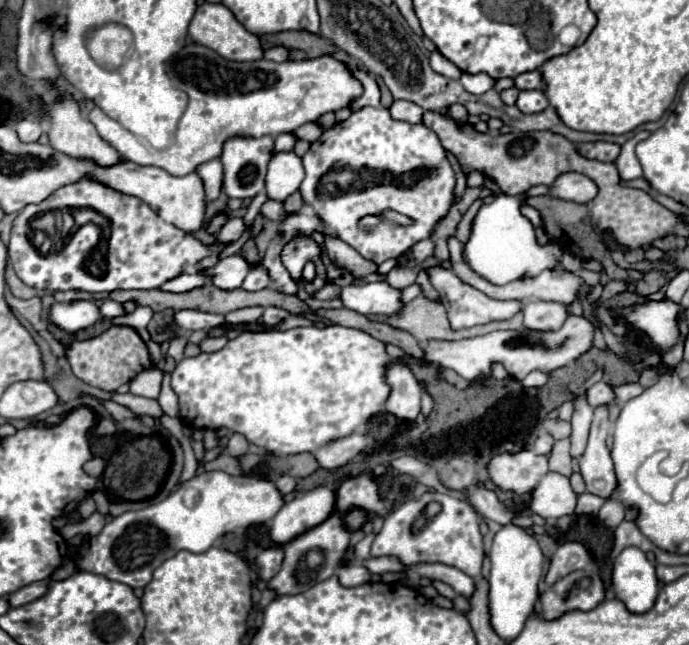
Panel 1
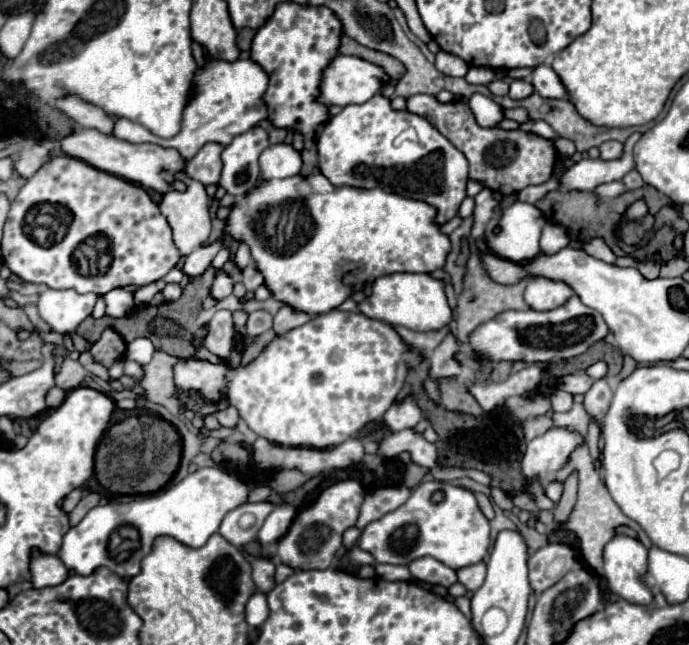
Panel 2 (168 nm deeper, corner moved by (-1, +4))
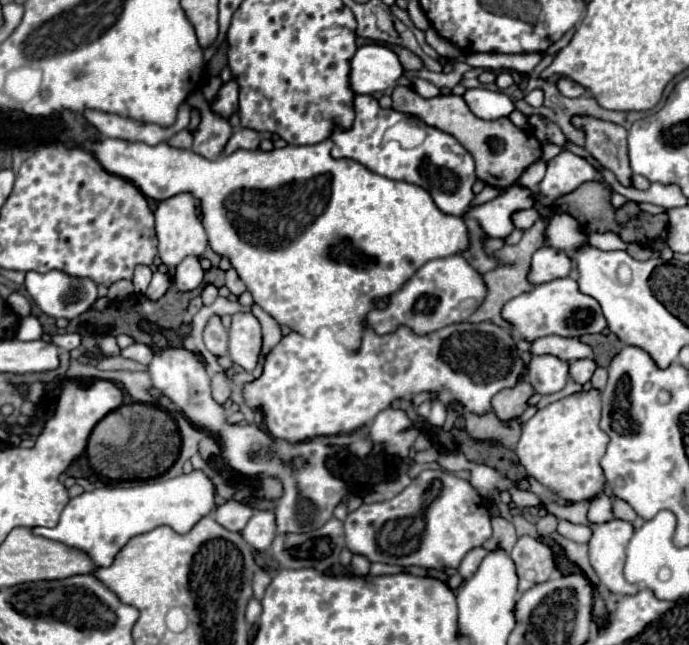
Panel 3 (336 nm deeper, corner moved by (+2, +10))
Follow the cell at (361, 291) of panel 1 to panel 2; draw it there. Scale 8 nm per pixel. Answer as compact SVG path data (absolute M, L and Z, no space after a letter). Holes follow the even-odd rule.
M388 274L372 284L372 294L360 304L360 312L368 318L382 320L392 326L404 326L416 332L430 332L448 326L454 318L444 292L444 282L430 274Z

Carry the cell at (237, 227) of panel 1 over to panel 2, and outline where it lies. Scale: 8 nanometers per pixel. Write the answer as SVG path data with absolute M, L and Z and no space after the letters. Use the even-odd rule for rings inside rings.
M214 242L214 244L206 244L206 246L200 246L198 250L194 250L186 260L184 260L184 266L182 266L182 274L188 276L188 278L196 278L200 274L204 274L204 270L210 266L212 258L216 256L216 252L220 250L220 242Z

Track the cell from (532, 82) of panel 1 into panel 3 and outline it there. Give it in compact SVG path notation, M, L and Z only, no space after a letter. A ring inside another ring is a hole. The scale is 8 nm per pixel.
M559 78L559 80L555 82L555 86L557 86L557 90L559 90L563 96L567 96L567 98L577 98L577 96L585 94L585 88L581 88L579 84L575 84L575 82L569 80L569 78Z

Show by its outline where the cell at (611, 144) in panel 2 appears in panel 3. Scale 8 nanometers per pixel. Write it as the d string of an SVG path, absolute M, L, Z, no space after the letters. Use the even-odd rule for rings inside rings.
M573 118L573 124L585 130L585 150L607 170L611 170L623 186L631 184L627 130L613 122L595 118Z

